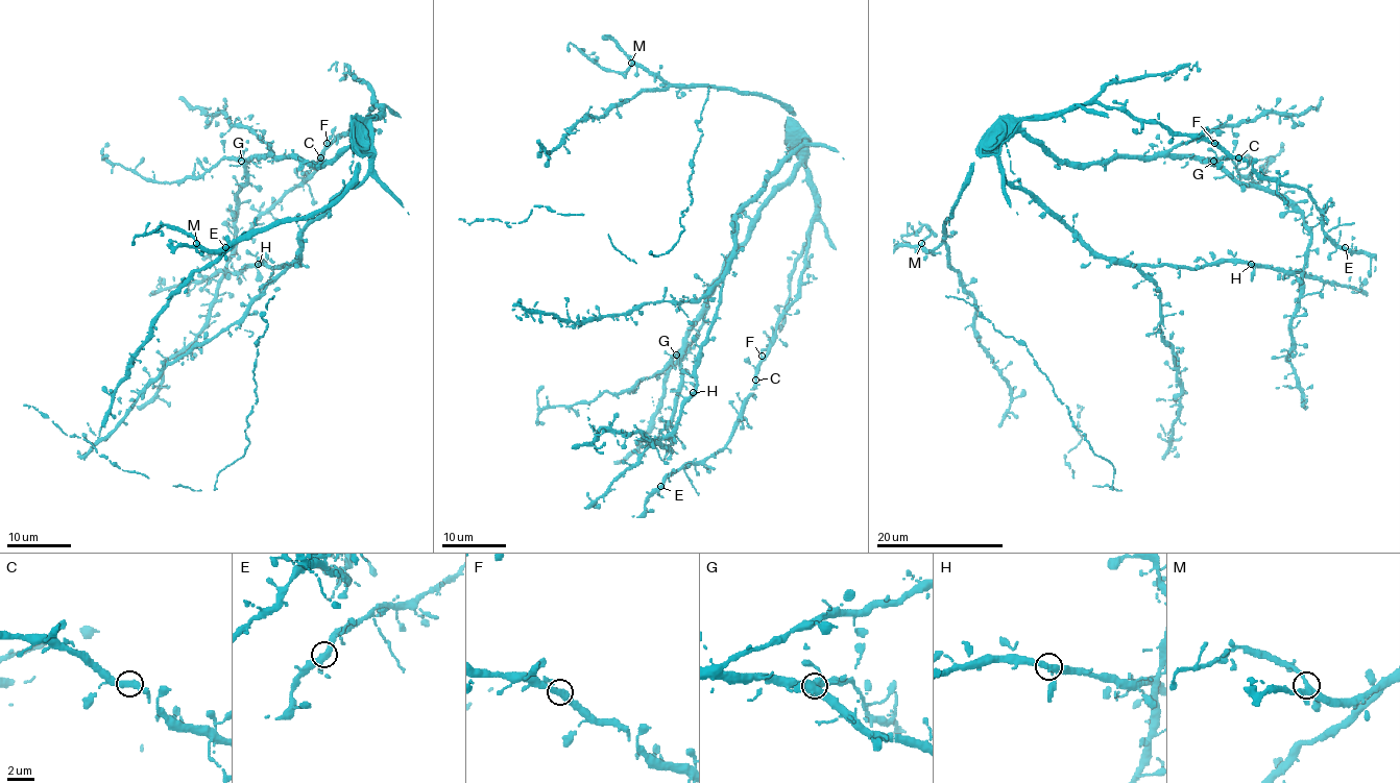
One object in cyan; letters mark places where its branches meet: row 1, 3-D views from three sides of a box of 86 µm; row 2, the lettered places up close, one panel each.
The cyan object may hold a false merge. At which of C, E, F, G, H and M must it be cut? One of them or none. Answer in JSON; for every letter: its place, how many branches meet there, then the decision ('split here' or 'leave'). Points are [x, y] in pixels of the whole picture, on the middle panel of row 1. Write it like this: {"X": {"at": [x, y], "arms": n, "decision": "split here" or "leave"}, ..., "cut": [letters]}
{"C": {"at": [755, 380], "arms": 3, "decision": "leave"}, "E": {"at": [660, 486], "arms": 3, "decision": "leave"}, "F": {"at": [762, 356], "arms": 3, "decision": "leave"}, "G": {"at": [676, 355], "arms": 3, "decision": "leave"}, "H": {"at": [693, 392], "arms": 3, "decision": "leave"}, "M": {"at": [631, 63], "arms": 3, "decision": "leave"}, "cut": []}

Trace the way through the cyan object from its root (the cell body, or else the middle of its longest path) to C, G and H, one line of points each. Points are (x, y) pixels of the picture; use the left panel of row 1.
C: (357, 155), (357, 140), (363, 125), (380, 111), (372, 103), (366, 118), (343, 133), (320, 157)
G: (357, 155), (357, 143), (365, 131), (333, 161), (320, 164), (272, 155), (241, 161)
H: (357, 155), (368, 155), (368, 173), (343, 191), (306, 227), (302, 234), (302, 254), (274, 268), (259, 264)

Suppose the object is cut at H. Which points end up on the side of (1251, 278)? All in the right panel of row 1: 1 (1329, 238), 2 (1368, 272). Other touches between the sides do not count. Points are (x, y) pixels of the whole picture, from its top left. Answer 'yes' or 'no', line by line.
1: no
2: no

